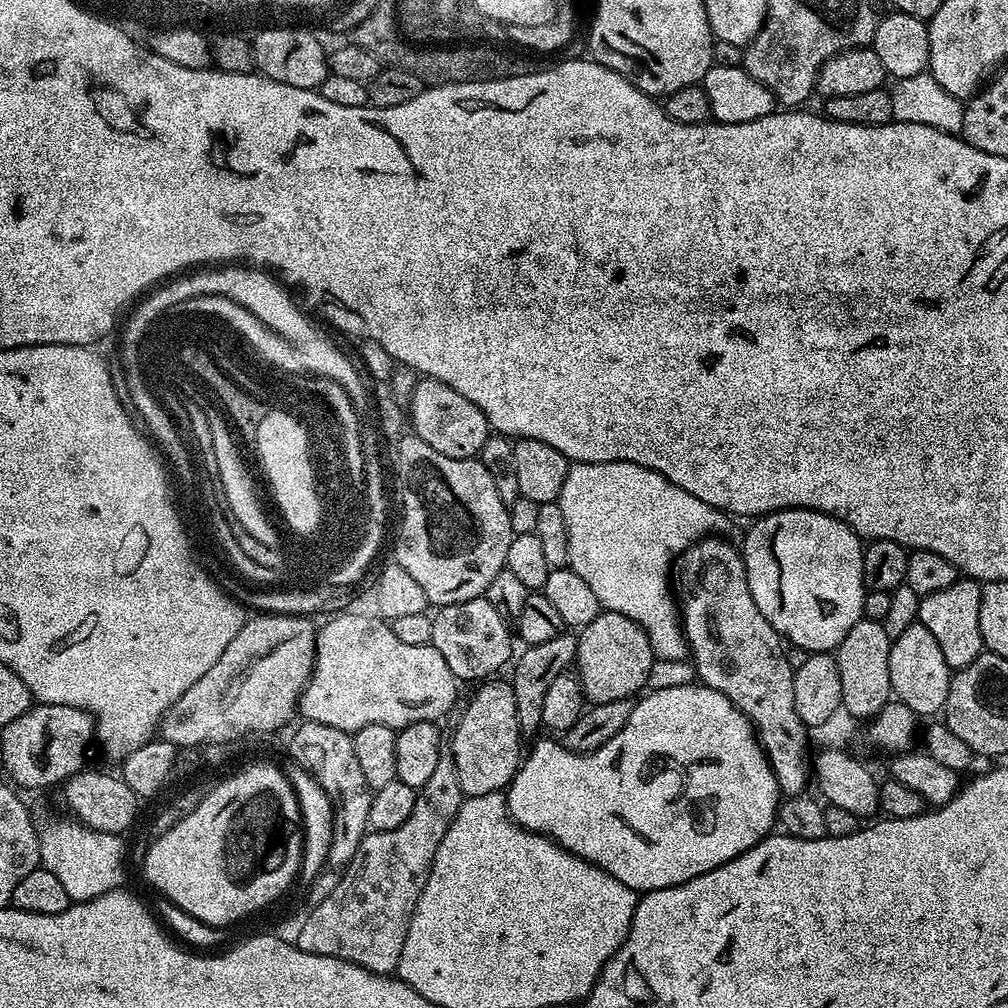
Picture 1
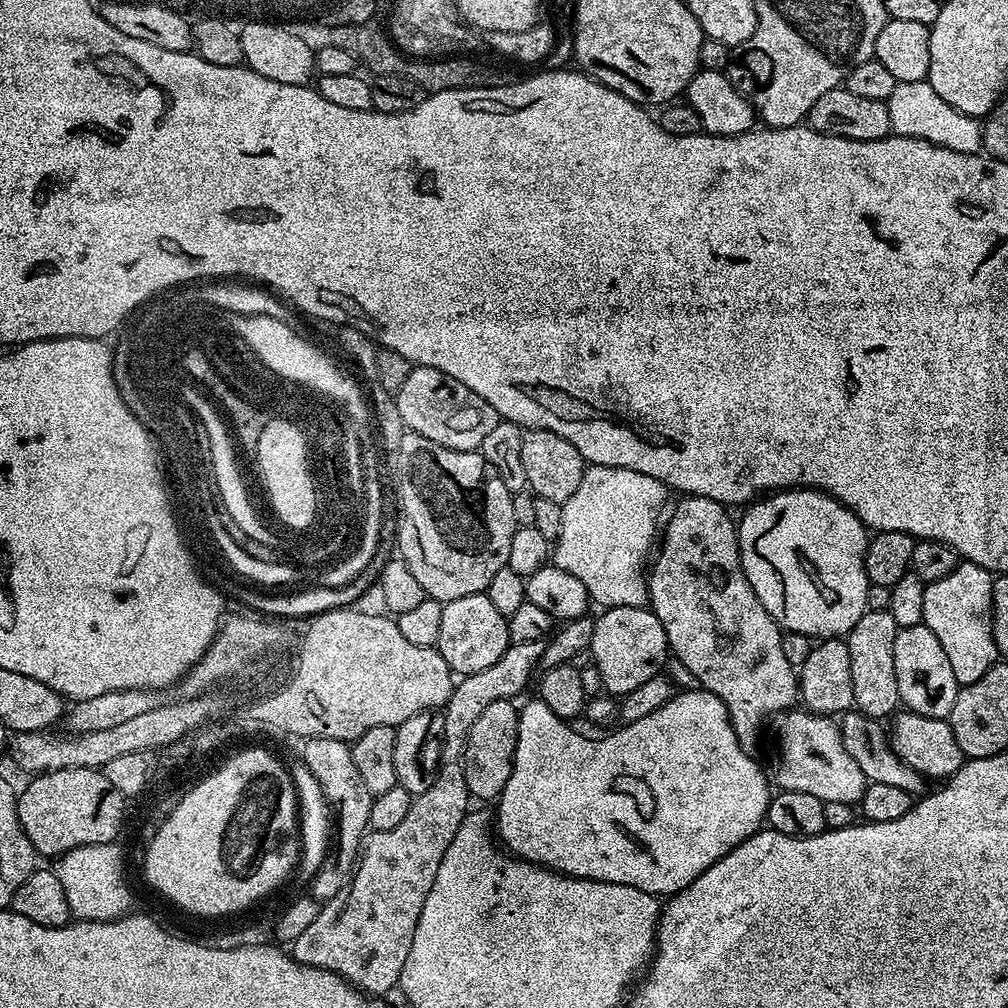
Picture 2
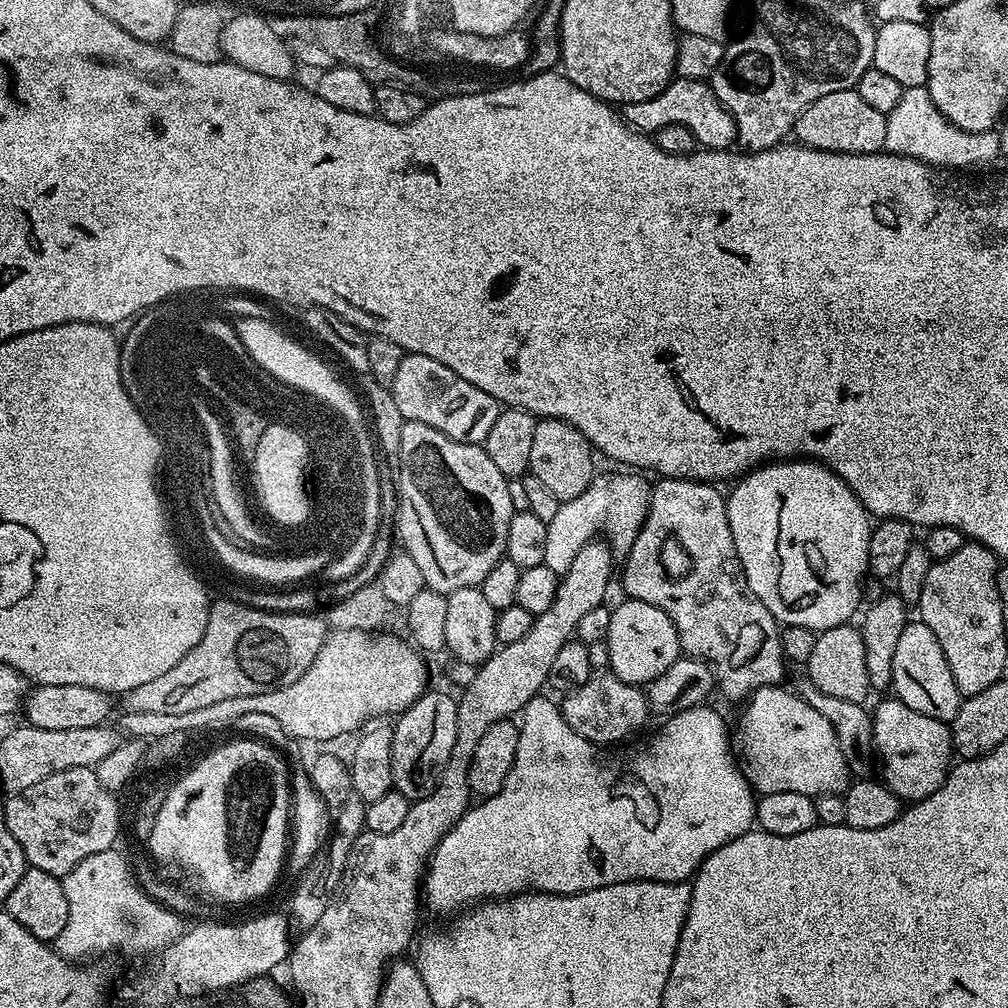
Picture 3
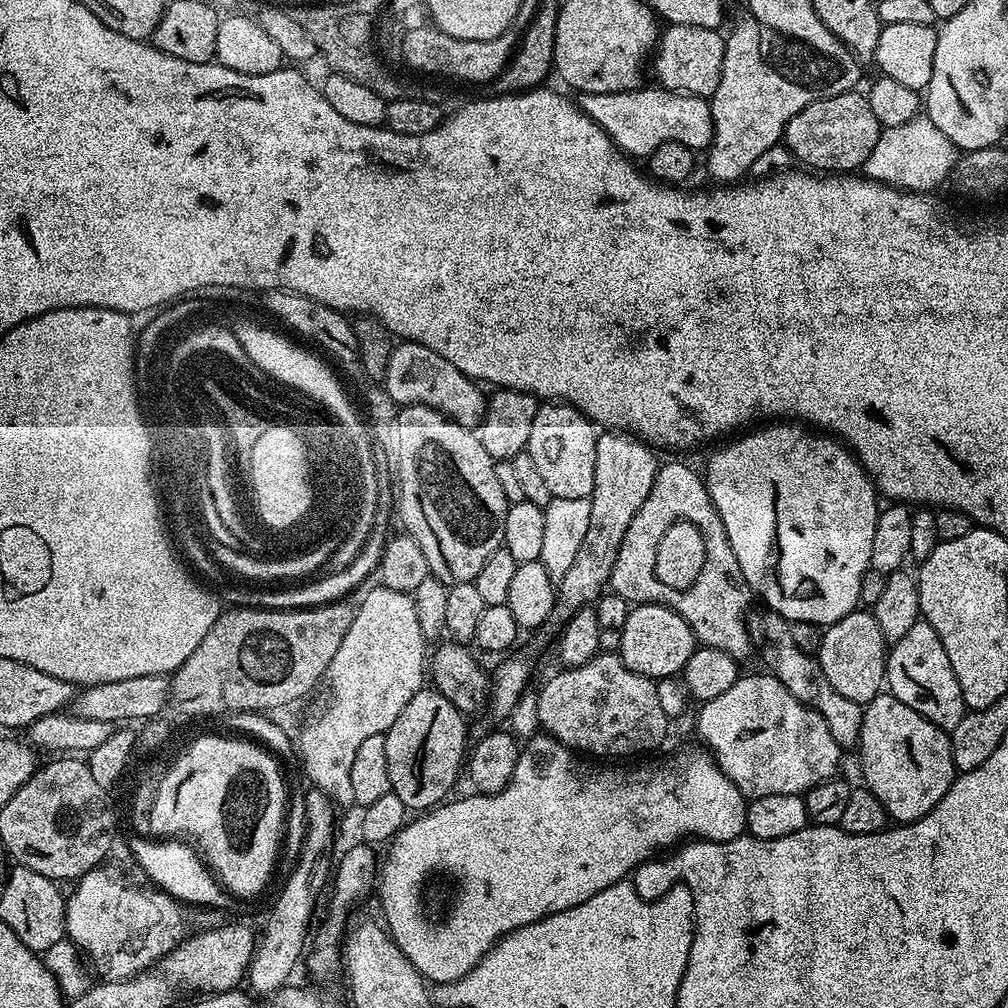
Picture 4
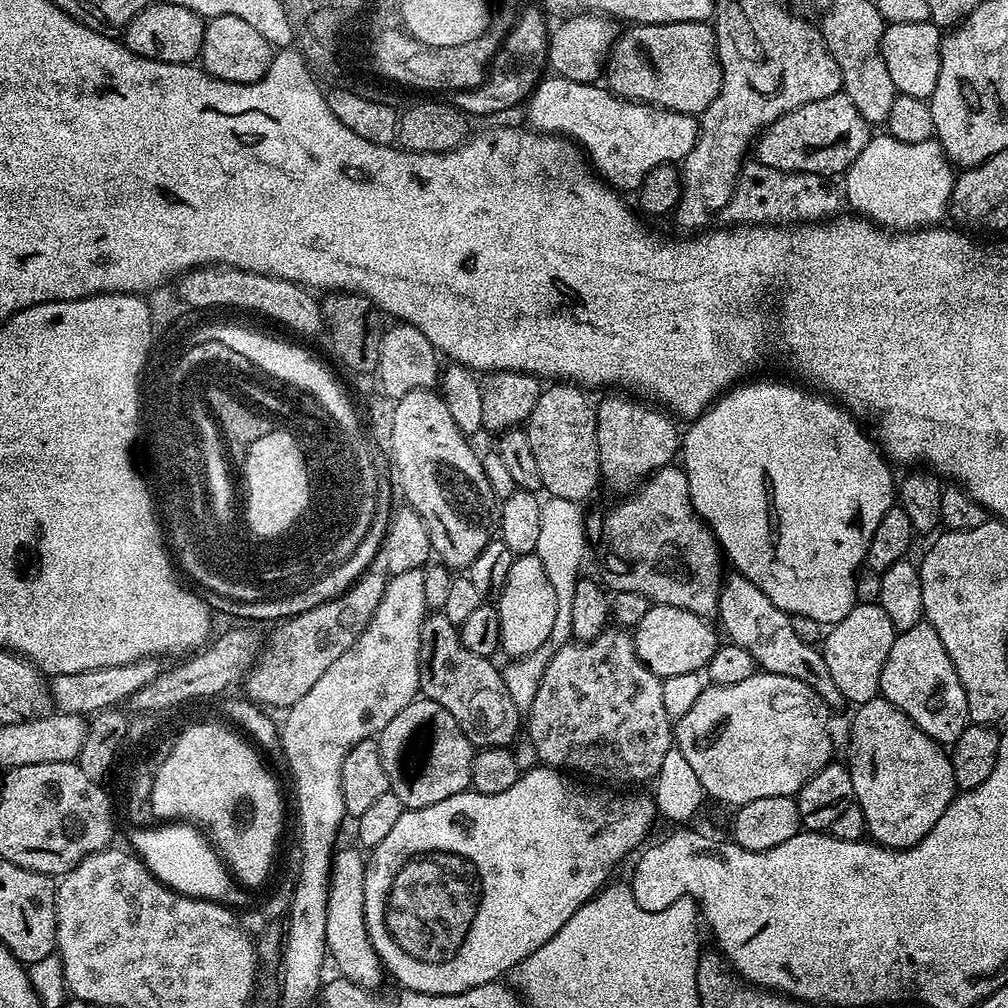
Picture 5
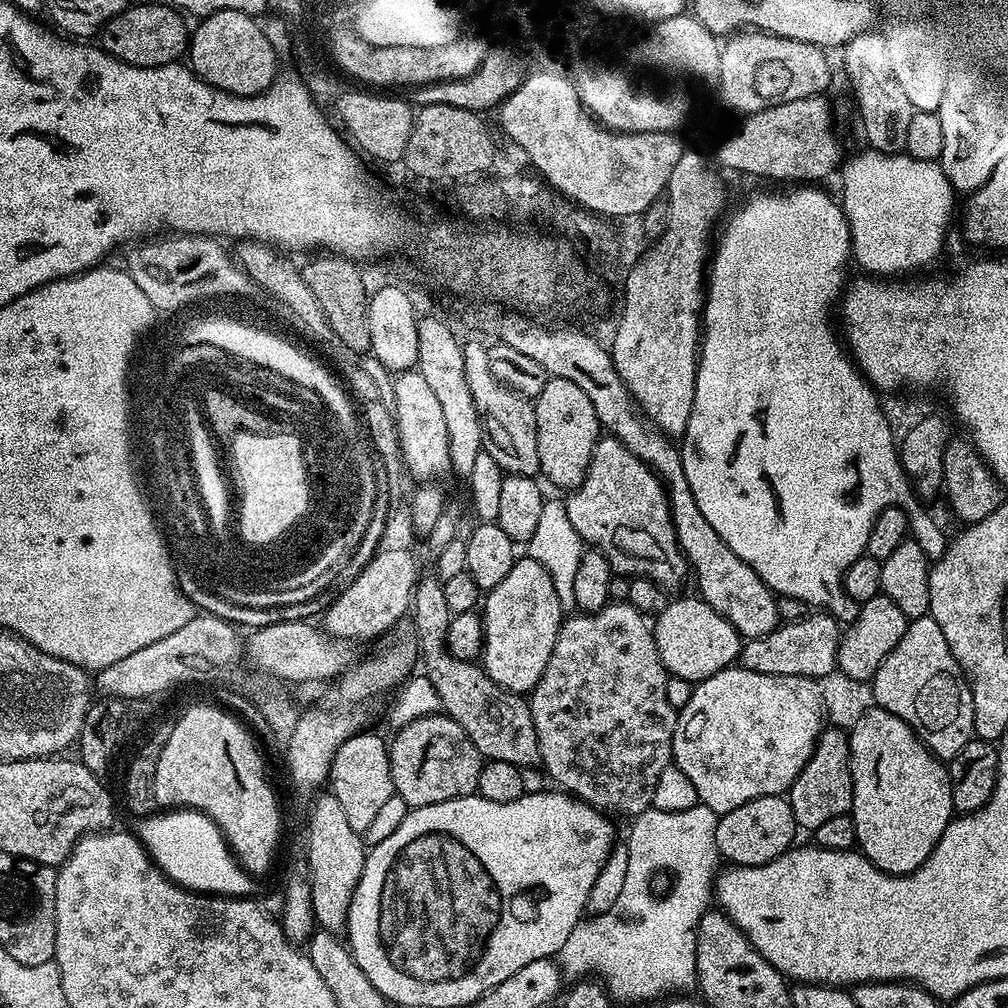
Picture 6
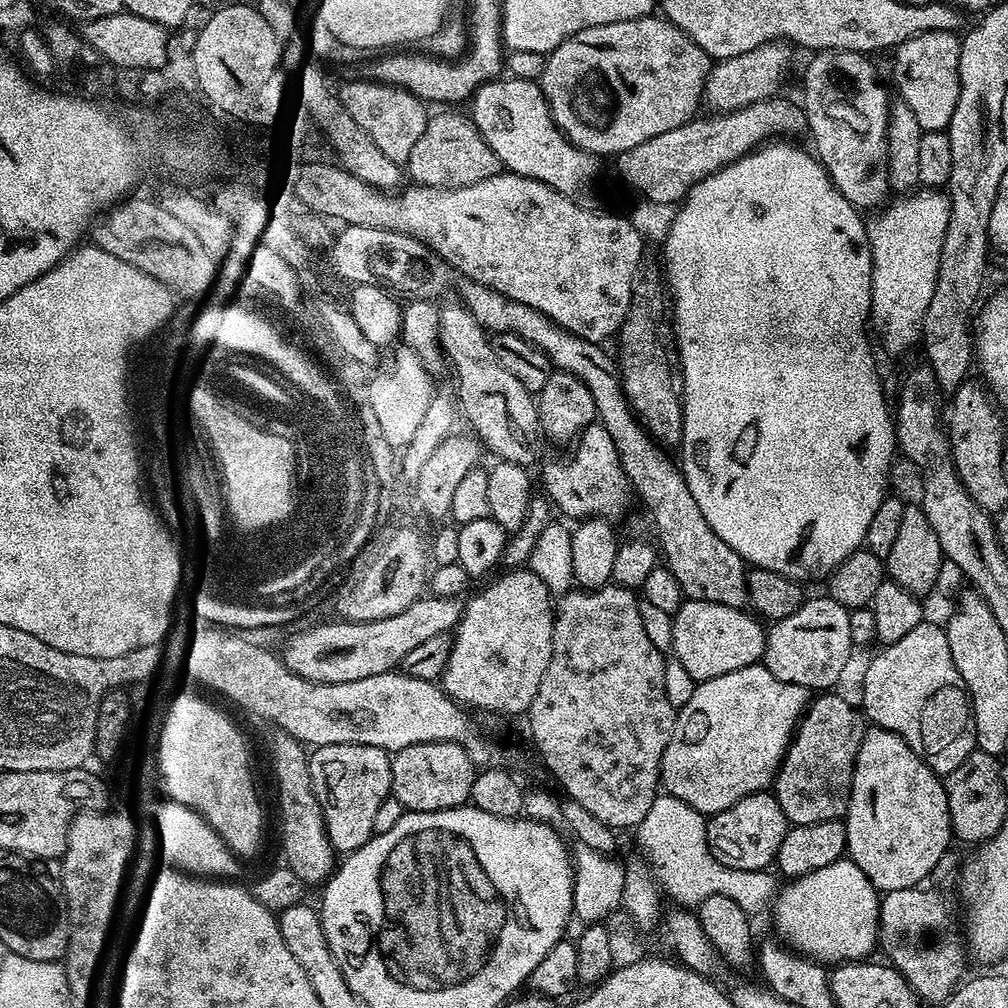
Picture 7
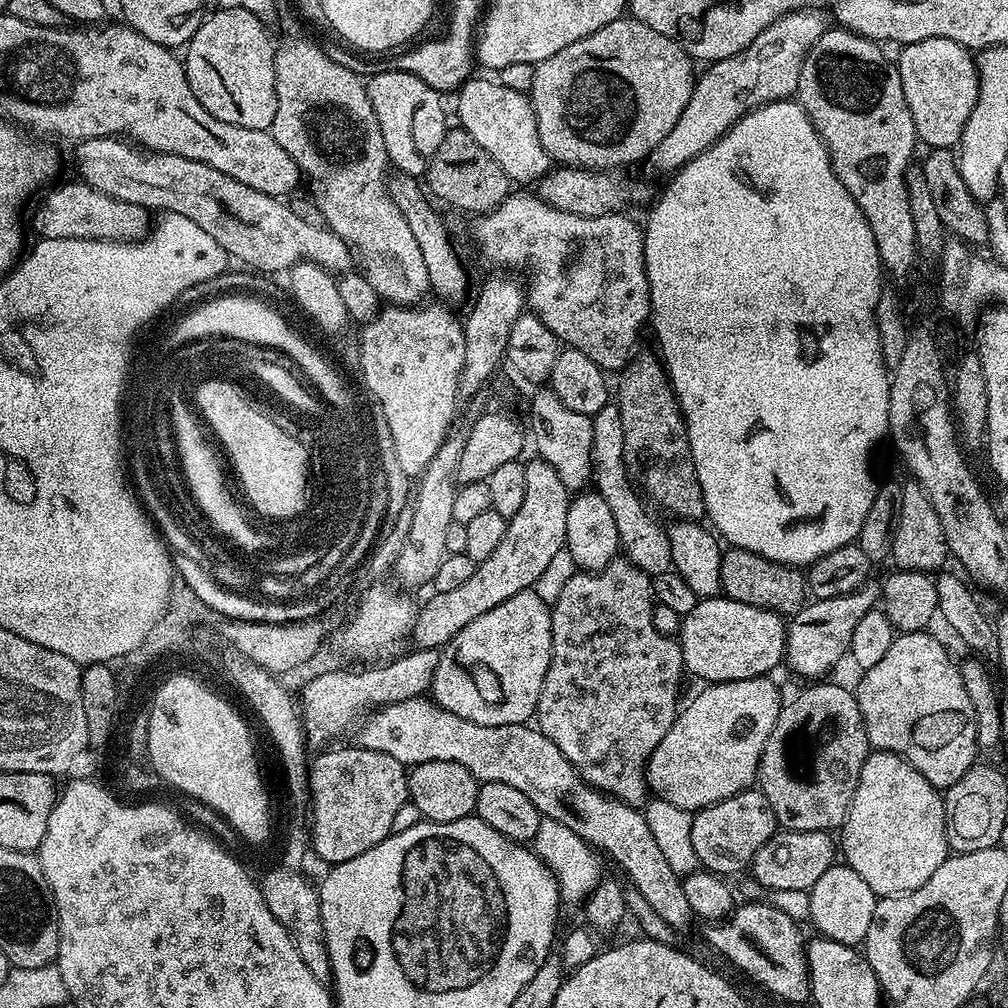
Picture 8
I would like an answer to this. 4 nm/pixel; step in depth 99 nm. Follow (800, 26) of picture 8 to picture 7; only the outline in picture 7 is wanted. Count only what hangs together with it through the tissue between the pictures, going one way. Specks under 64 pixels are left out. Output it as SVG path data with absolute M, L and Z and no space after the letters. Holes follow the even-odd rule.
M772 40L768 44L759 44L746 54L738 54L729 60L713 63L704 87L704 102L716 114L736 112L756 102L773 99L788 76L788 67L792 64L793 45L783 40Z

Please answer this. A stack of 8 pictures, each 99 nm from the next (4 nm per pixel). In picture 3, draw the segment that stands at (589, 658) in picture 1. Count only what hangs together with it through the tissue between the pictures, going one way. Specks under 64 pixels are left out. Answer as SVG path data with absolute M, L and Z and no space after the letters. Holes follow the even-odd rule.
M624 598L621 601L620 605L615 605L612 608L610 614L610 628L606 641L608 664L612 667L609 669L611 675L617 676L622 682L646 686L651 680L658 678L658 674L666 674L666 670L670 670L670 666L674 661L680 659L682 649L678 638L678 630L674 626L674 622L670 622L667 614L662 610L658 610L658 606L650 606L650 602L642 602L631 598Z

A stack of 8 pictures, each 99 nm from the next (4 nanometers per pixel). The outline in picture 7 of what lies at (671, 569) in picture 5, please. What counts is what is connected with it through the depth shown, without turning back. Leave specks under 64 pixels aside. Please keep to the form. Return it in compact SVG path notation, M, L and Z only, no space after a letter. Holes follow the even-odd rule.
M598 422L584 429L575 441L576 453L569 460L548 460L544 464L544 488L547 499L576 522L589 517L613 518L624 512L630 497L628 476L614 450L614 438Z

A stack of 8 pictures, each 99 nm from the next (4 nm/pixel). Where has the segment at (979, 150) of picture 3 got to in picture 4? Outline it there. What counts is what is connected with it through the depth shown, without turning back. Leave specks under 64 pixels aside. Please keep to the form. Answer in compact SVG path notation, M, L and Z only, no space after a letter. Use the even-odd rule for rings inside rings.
M921 114L910 122L902 122L902 126L885 128L878 138L878 146L874 146L874 154L866 158L862 169L863 175L880 184L888 184L891 188L903 188L905 192L923 192L936 190L940 183L947 181L956 165L958 149L934 126L927 115Z

